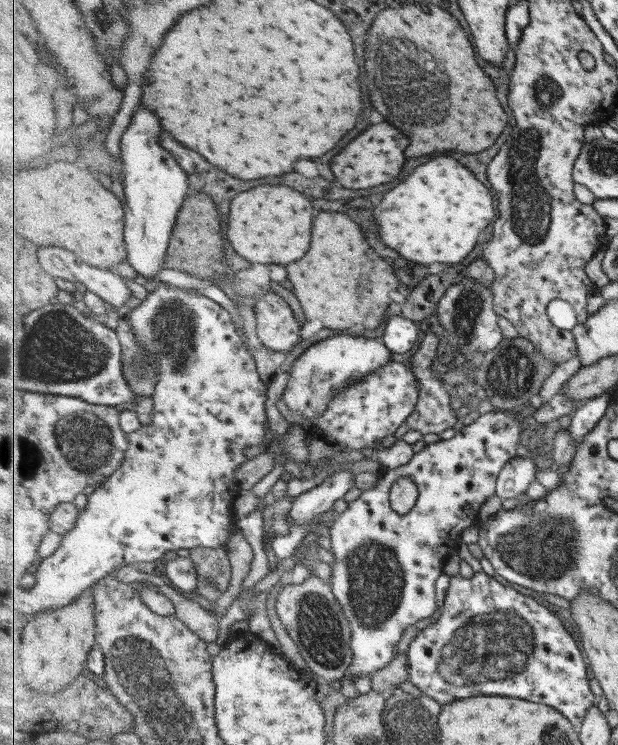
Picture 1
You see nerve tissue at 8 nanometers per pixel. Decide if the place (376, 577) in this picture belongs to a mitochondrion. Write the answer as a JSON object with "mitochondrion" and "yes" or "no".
{"mitochondrion":"yes"}

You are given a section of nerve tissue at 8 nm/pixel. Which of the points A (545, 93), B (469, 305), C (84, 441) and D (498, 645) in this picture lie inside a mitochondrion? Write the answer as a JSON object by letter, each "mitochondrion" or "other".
{"A":"mitochondrion","B":"mitochondrion","C":"mitochondrion","D":"mitochondrion"}

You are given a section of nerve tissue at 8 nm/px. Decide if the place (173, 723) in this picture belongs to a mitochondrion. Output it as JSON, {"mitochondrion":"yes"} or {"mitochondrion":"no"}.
{"mitochondrion":"yes"}

